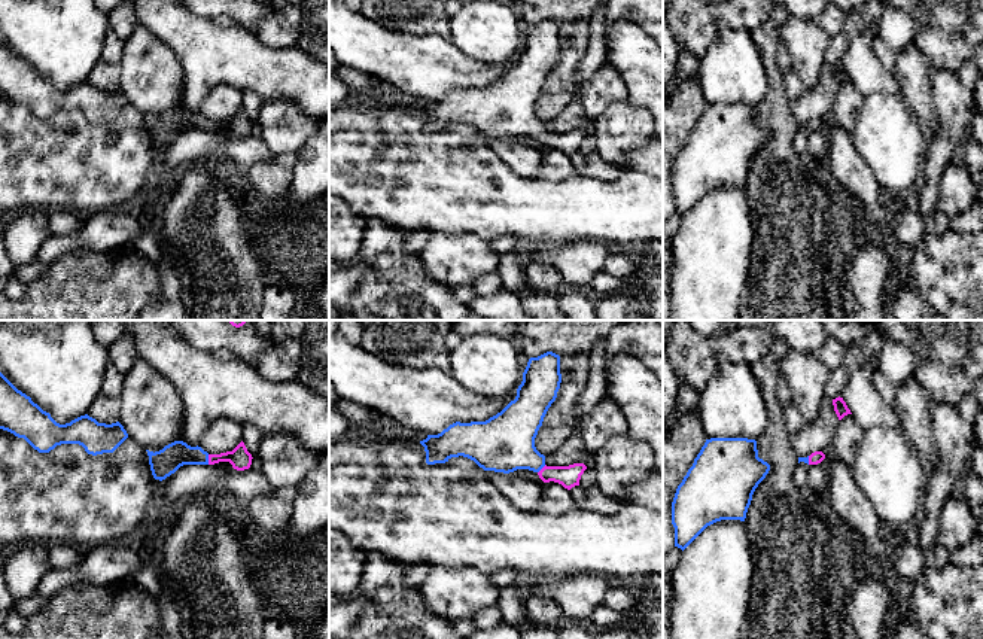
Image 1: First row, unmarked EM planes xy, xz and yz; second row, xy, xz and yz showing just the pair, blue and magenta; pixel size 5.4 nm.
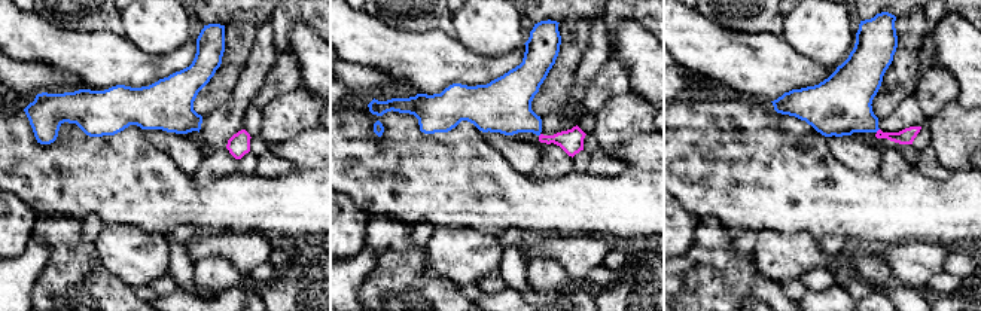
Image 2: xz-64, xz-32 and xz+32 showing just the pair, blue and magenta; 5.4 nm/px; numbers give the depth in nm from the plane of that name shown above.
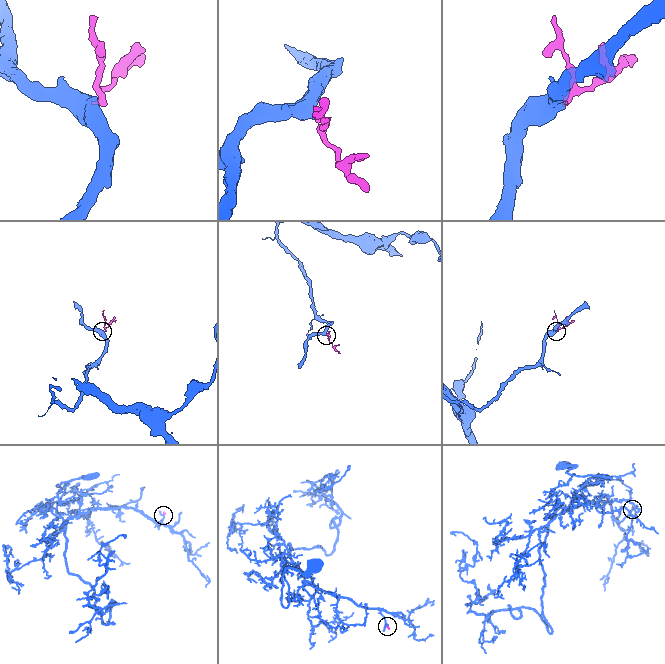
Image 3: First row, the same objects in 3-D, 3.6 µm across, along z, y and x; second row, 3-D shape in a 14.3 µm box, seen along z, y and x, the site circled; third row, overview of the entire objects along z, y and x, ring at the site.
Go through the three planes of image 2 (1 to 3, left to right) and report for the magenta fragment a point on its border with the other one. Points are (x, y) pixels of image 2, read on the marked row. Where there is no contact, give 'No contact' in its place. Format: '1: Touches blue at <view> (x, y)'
1: No contact
2: No contact
3: Touches blue at xz+32 (877, 130)

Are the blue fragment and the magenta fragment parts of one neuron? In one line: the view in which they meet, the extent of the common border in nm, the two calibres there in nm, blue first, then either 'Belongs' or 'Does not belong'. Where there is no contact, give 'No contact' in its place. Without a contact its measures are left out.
Touches blue in xy. Shared border 60 nm. Thickness 140 nm (blue) against 120 nm. Belongs

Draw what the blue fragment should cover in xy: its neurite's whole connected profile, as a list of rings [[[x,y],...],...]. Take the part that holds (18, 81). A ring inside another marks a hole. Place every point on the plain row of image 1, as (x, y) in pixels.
[[[0,39],[0,95],[24,104],[39,119],[61,110],[79,110],[88,121],[113,119],[127,104],[124,92],[98,89],[88,80],[70,89],[57,89],[30,63],[18,57]]]

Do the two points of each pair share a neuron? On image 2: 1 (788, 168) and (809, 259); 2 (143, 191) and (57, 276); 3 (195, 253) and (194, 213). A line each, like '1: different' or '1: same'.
1: different
2: different
3: different

